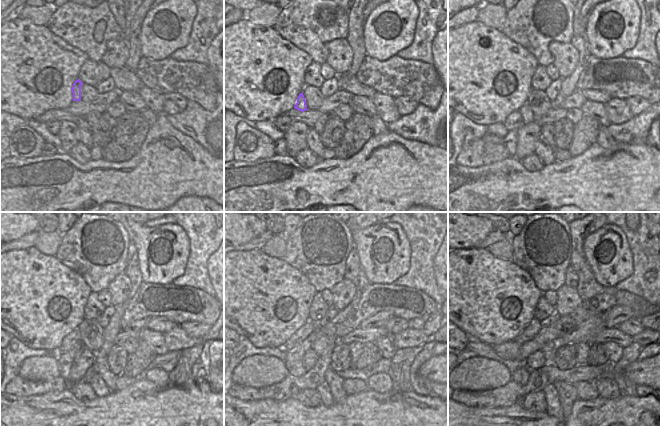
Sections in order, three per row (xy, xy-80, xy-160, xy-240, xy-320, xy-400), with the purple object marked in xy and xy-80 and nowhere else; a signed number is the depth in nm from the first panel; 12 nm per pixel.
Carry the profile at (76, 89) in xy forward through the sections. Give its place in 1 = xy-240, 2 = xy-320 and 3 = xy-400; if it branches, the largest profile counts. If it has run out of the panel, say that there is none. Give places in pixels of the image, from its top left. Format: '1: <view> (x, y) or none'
1: xy-240 (79, 346)
2: xy-320 (297, 370)
3: xy-400 (521, 375)

